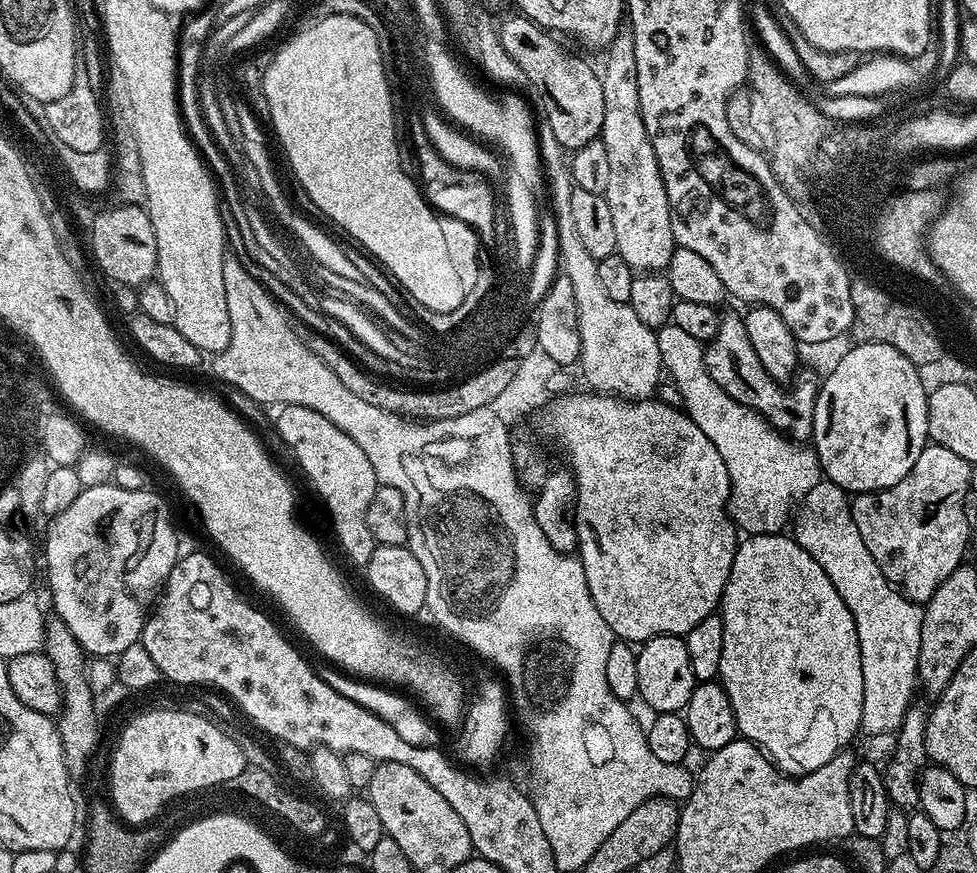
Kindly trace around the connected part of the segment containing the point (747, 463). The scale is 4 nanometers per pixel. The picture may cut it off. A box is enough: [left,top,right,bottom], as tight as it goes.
[656,323,822,536]

